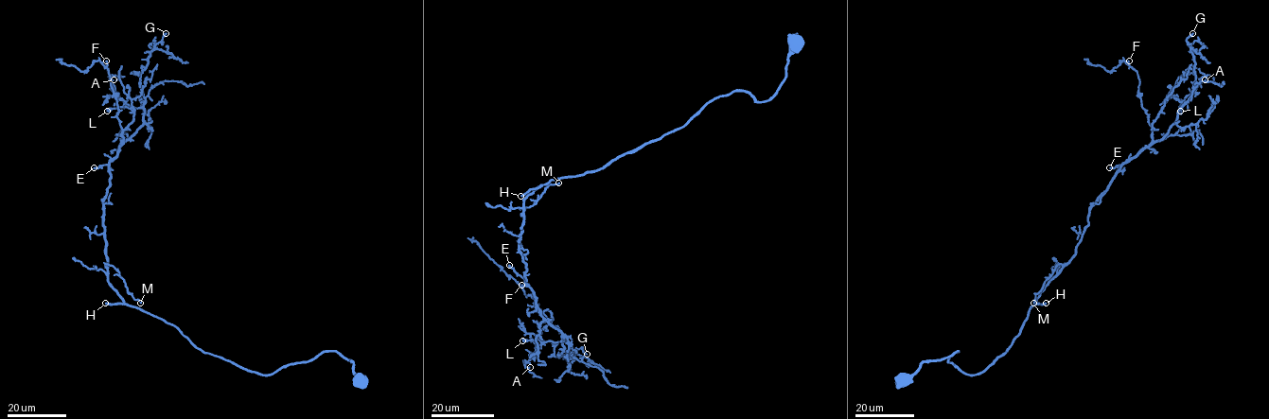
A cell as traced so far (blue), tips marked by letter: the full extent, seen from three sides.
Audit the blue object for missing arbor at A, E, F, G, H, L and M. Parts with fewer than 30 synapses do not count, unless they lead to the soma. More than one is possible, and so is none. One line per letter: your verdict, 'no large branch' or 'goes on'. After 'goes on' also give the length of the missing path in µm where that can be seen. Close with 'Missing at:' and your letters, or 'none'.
A: no large branch
E: no large branch
F: no large branch
G: no large branch
H: goes on; about 150 µm are missing
L: no large branch
M: no large branch
Missing at: H

